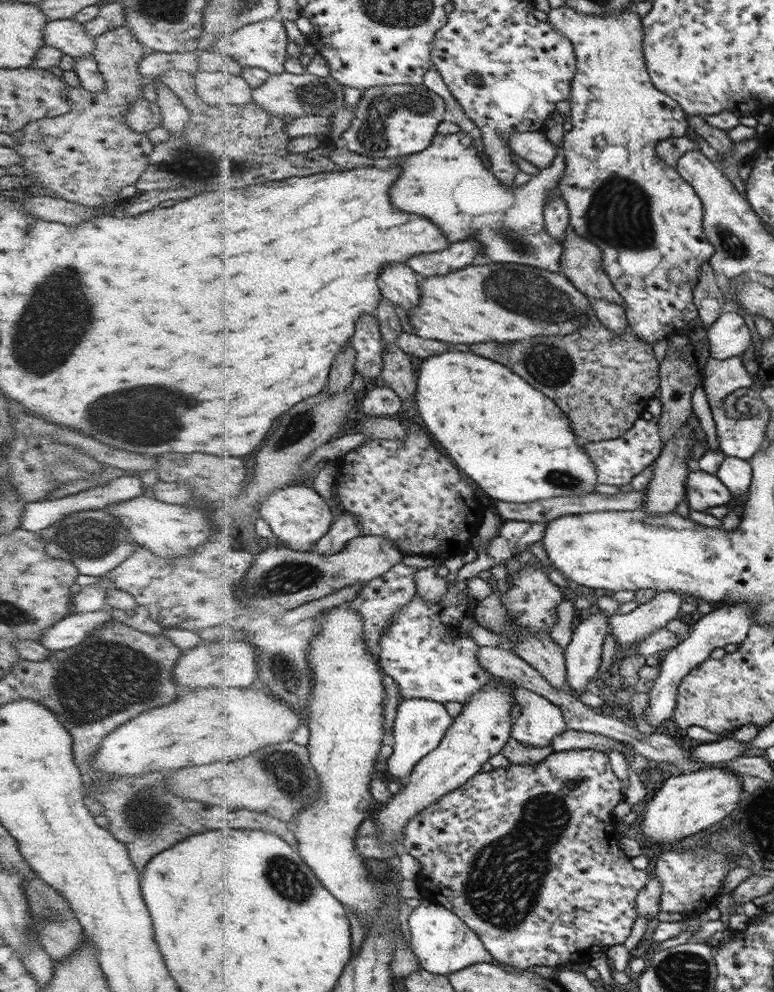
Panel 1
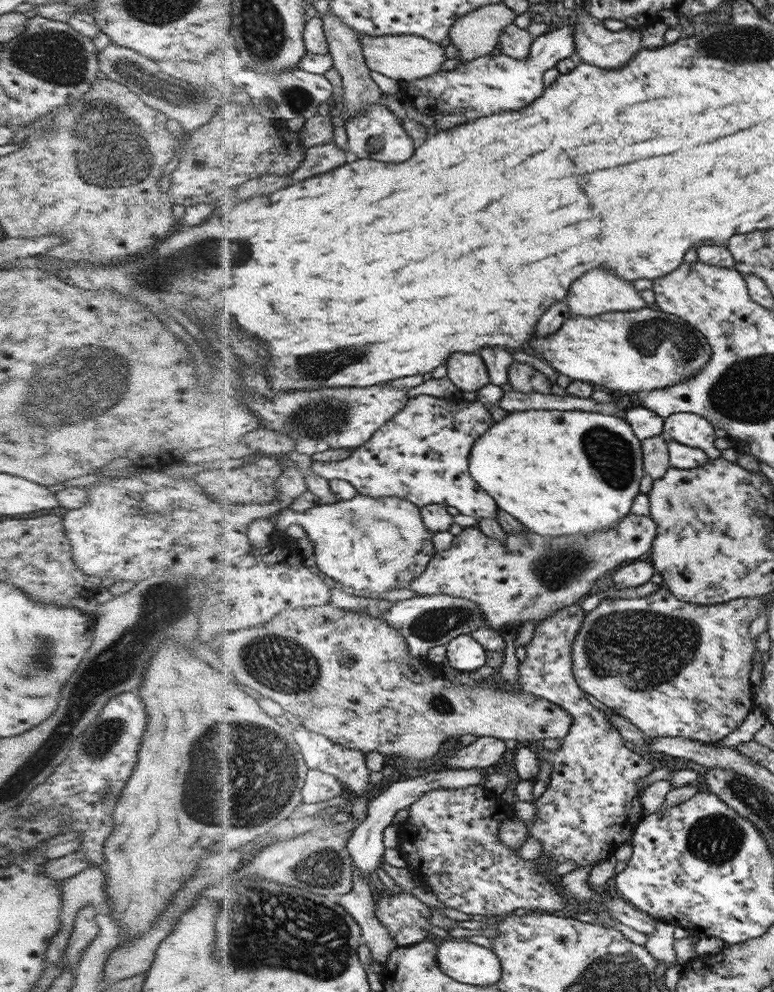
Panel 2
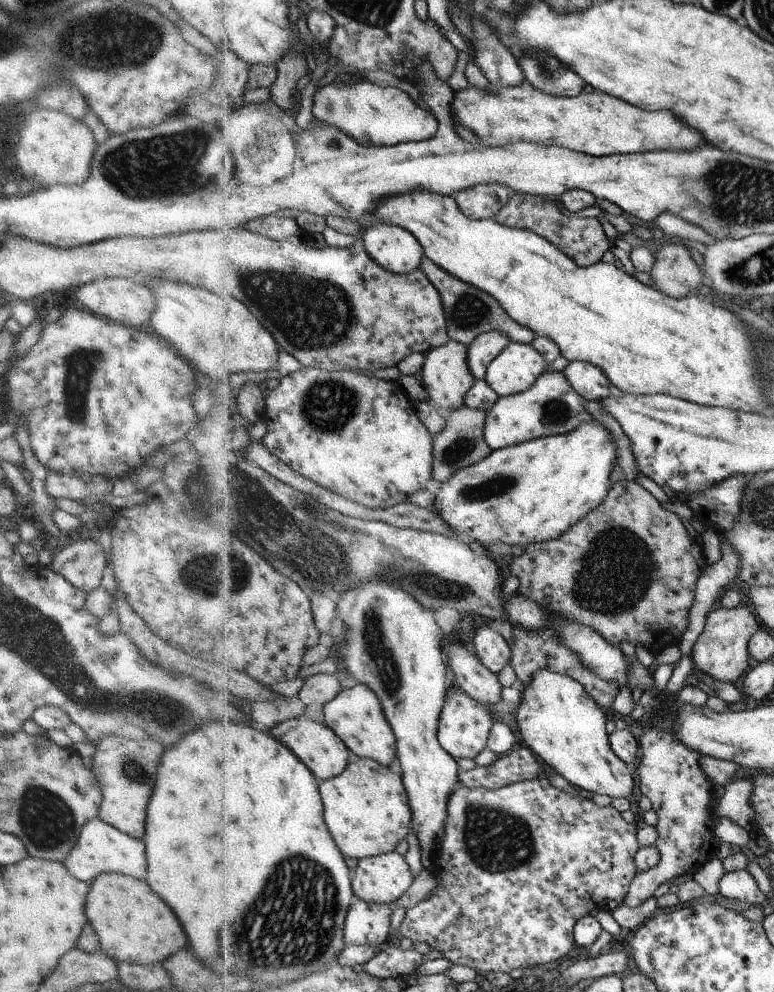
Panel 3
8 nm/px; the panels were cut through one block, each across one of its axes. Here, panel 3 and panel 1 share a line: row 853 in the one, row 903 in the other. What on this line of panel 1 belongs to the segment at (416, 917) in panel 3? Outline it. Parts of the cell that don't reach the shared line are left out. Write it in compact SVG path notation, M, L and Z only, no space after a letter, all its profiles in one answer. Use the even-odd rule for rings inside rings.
M568 749L555 751L540 764L520 765L510 762L508 768L494 768L489 772L480 771L474 778L468 779L468 783L462 788L444 796L442 800L422 811L418 817L408 823L408 838L403 842L405 852L418 858L424 864L424 870L420 875L420 884L424 898L444 905L452 912L457 912L468 926L481 938L493 960L508 964L517 969L526 969L535 966L569 966L571 963L584 963L584 958L590 954L602 952L606 948L600 946L614 946L622 944L632 930L632 924L638 916L638 903L636 894L644 890L651 875L646 871L630 866L630 858L622 854L620 848L616 848L616 826L612 818L612 808L622 800L622 784L614 774L610 757L605 751L596 749Z

